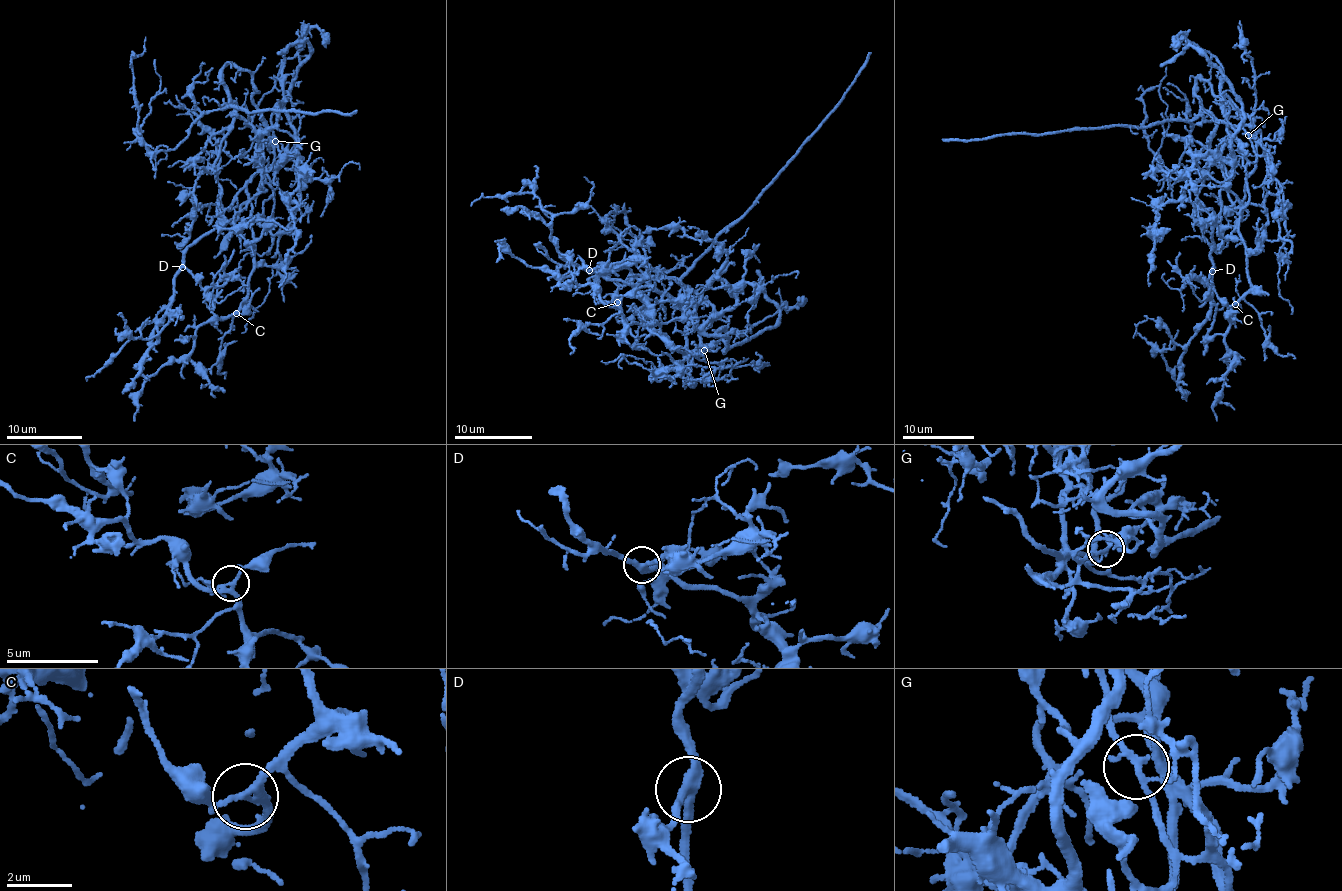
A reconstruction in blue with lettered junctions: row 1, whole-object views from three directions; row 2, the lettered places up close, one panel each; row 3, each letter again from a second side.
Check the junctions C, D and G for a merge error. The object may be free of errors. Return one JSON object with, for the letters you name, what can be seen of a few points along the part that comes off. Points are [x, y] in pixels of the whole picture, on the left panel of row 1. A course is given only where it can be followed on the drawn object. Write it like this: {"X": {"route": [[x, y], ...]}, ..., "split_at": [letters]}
{"G": {"route": [[275, 140], [279, 111], [297, 147], [279, 166], [301, 159], [293, 226], [212, 226]]}, "split_at": ["G"]}

